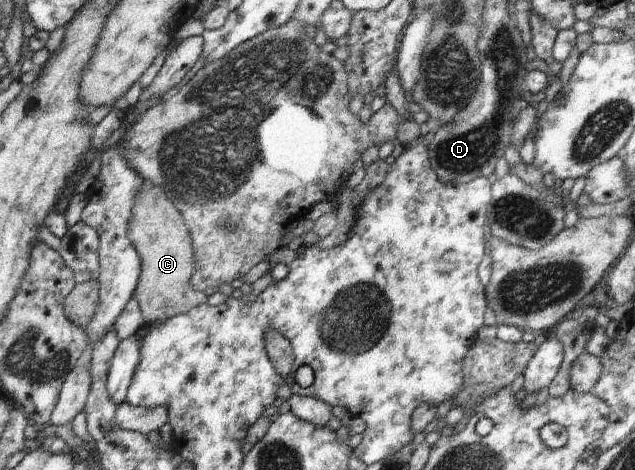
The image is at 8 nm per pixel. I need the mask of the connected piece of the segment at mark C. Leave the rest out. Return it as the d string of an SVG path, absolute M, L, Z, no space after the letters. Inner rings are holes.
M145 181L131 212L133 218L129 222L127 236L141 260L141 273L133 299L139 304L145 323L163 323L173 316L206 304L207 294L191 286L195 256L190 234L181 212L165 196L165 192L159 186Z

